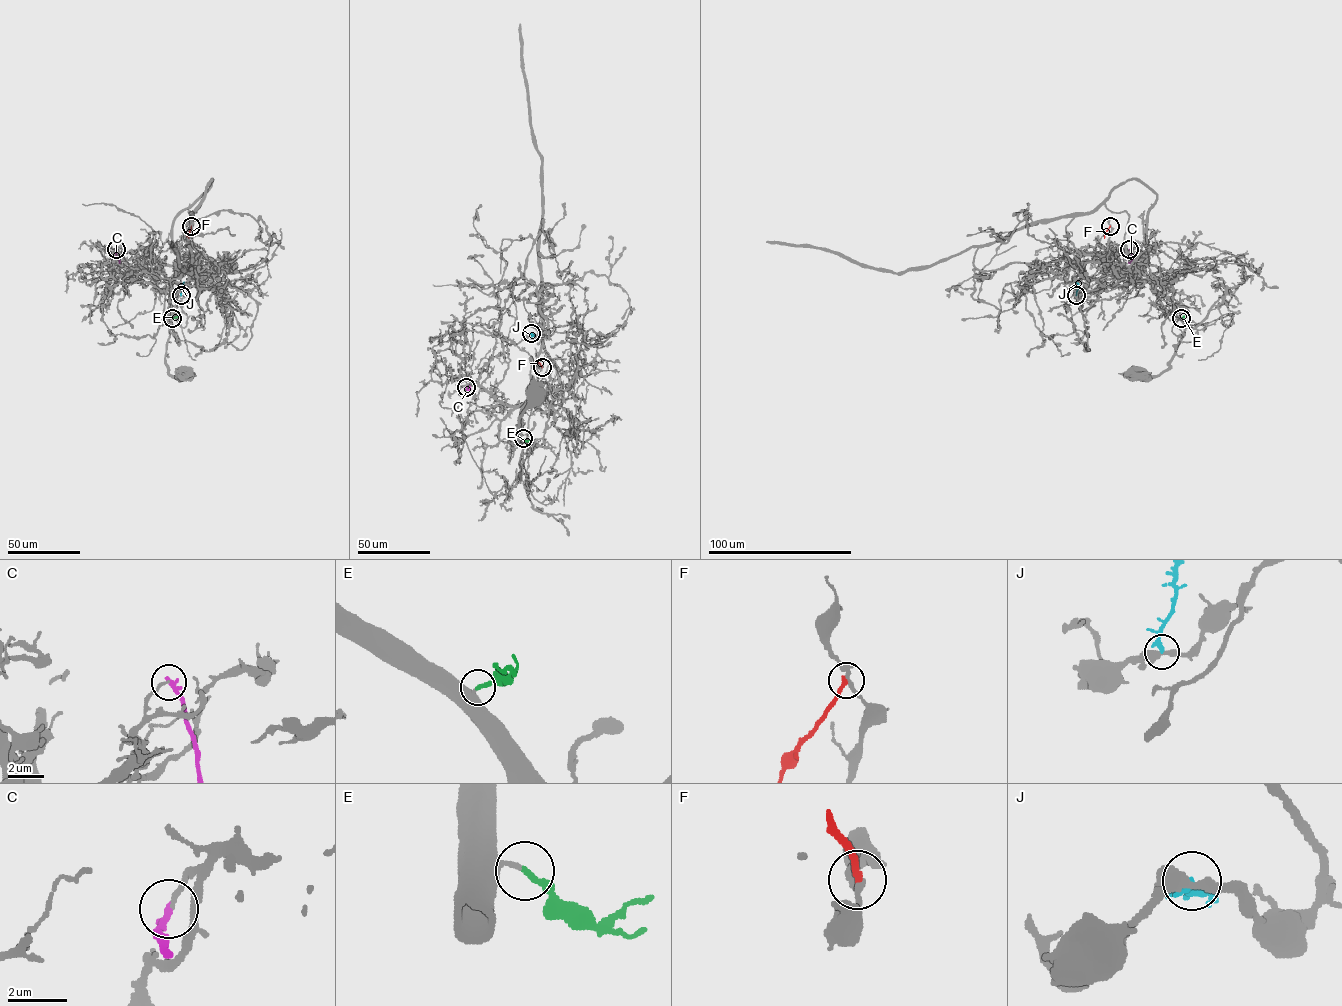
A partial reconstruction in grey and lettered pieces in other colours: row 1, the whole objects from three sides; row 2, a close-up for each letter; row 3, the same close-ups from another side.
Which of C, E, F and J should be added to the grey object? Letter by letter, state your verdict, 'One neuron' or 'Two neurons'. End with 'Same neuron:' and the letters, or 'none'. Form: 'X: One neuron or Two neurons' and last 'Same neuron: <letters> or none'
C: Two neurons
E: One neuron
F: Two neurons
J: Two neurons
Same neuron: E

